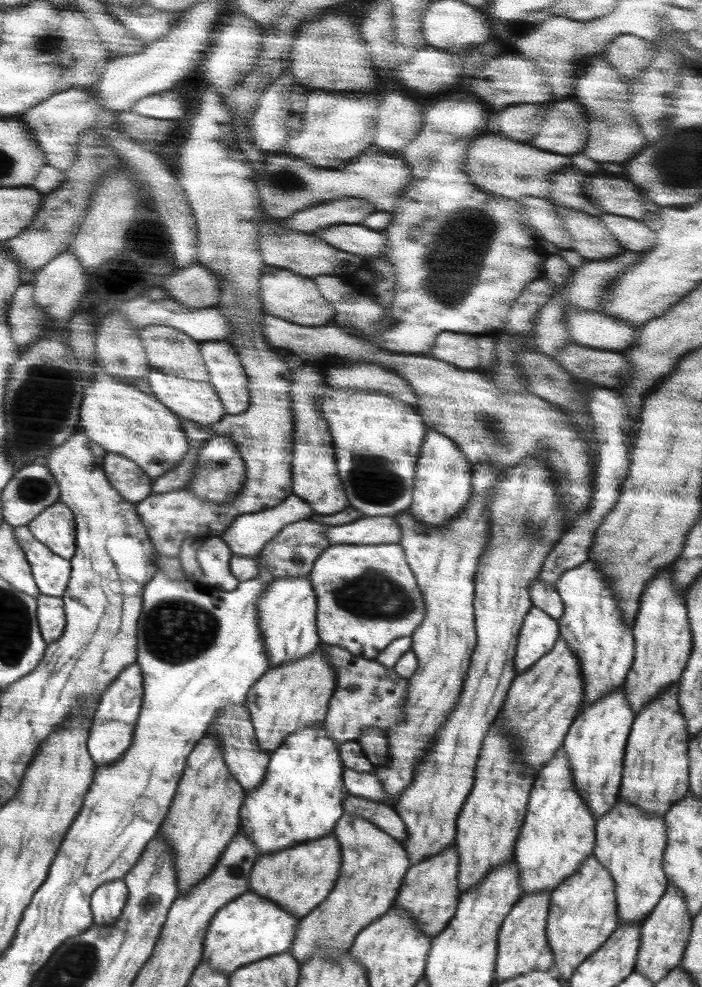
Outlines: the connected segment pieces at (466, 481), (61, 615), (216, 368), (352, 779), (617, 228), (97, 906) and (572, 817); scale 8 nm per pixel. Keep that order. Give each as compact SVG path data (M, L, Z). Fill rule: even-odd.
M437 429L426 431L425 442L422 443L421 458L416 464L417 476L414 479L414 512L416 520L424 525L444 525L470 503L473 494L473 466L466 459L465 452L449 436Z
M42 593L38 600L39 622L43 636L50 645L58 643L58 640L65 636L69 626L64 597L48 596Z
M203 341L203 354L211 371L211 383L217 388L229 415L242 414L250 406L248 375L232 341Z
M346 767L344 781L346 788L349 789L349 794L392 806L386 801L388 800L388 793L384 791L384 785L376 773L356 772Z
M605 213L600 219L613 232L623 249L650 251L650 248L655 248L658 244L658 232L652 232L642 221L609 213Z
M125 879L112 880L98 888L98 891L93 894L95 924L102 926L116 924L118 918L124 915L126 906L129 904L130 893Z
M561 747L553 757L536 772L528 814L513 850L514 860L520 867L520 896L544 890L552 892L578 871L596 847L597 820L574 787L567 750Z

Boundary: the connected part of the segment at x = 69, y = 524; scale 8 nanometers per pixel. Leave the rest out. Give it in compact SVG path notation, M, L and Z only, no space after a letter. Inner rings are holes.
M60 500L37 516L28 527L54 552L73 560L78 550L78 526L77 513Z

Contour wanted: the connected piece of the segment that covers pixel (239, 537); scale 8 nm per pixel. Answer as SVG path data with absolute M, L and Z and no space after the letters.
M290 495L284 499L284 502L272 508L238 516L238 519L228 527L228 531L221 534L221 537L230 544L230 548L232 548L236 557L254 557L261 554L266 543L272 542L272 540L284 530L287 524L306 519L313 514L314 509L312 505L306 503L303 498Z

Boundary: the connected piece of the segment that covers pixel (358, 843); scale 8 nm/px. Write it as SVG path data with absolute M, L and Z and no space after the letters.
M345 813L333 832L342 851L340 874L328 898L298 924L297 938L289 950L300 964L318 950L326 959L338 959L340 953L348 951L362 930L390 910L412 866L409 852L397 837L360 815Z

